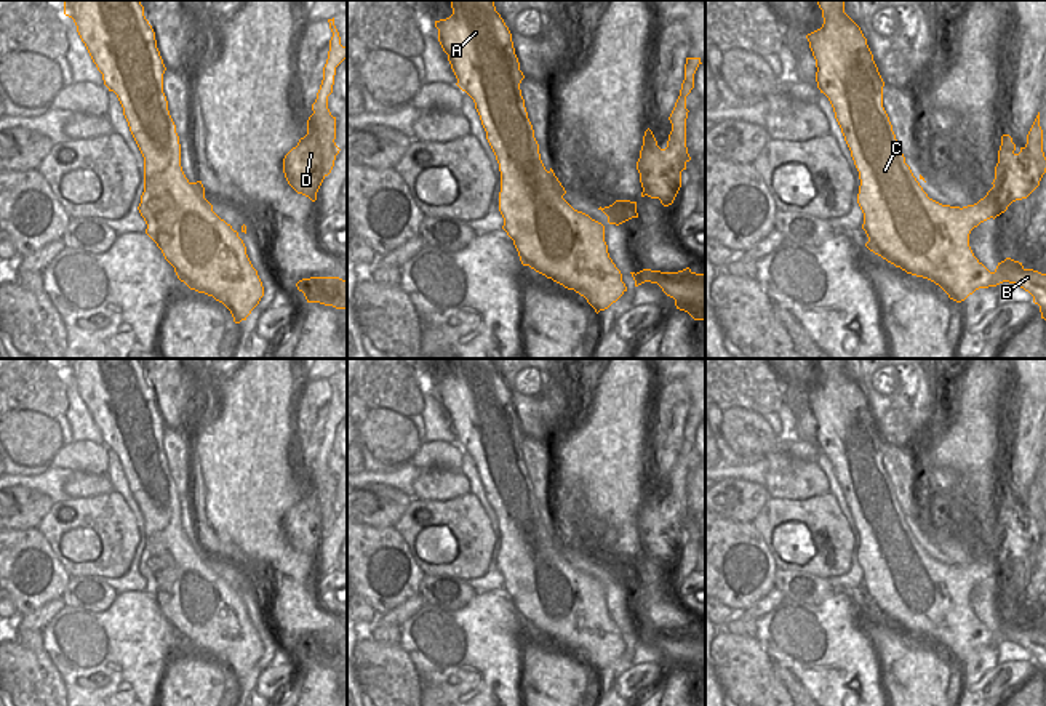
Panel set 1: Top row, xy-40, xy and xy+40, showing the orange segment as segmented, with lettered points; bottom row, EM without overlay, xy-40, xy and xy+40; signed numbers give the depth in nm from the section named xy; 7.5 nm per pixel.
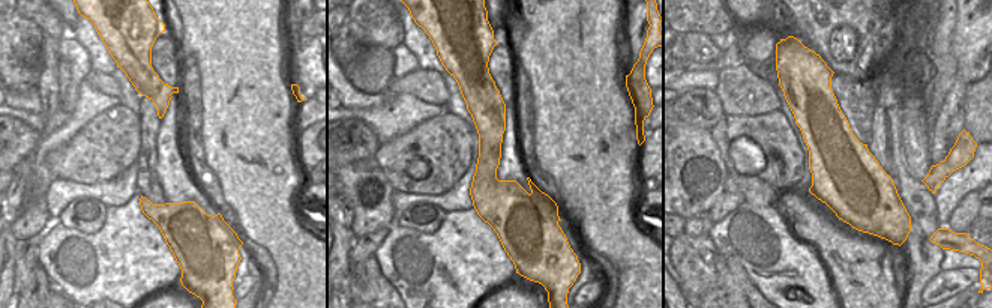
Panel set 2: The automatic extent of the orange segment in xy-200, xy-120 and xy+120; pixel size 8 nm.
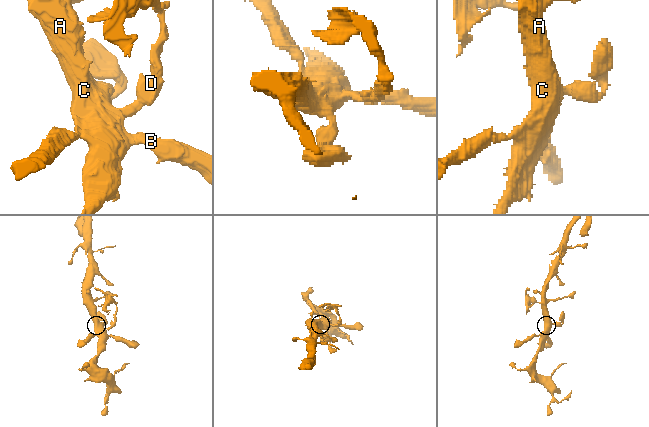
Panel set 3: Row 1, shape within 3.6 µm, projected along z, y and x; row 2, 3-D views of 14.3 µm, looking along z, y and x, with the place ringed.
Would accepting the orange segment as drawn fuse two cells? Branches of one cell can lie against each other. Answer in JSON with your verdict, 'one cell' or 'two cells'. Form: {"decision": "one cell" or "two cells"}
{"decision": "two cells"}

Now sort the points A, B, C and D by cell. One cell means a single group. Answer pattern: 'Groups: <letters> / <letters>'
Groups: A B C / D

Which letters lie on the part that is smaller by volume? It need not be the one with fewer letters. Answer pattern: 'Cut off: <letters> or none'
Cut off: D

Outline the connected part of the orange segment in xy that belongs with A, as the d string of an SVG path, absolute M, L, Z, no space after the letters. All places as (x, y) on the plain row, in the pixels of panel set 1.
M451 359L453 373L446 378L435 379L438 400L448 413L451 427L457 437L457 445L465 450L475 461L486 498L496 514L501 530L499 570L504 576L502 588L513 599L523 624L552 637L568 648L574 648L587 658L598 672L616 661L627 645L622 632L613 621L605 600L605 584L589 573L574 568L563 554L565 546L555 535L553 528L545 528L539 503L534 496L533 483L528 477L520 442L525 437L515 413L512 392L501 373L496 370L494 359Z

